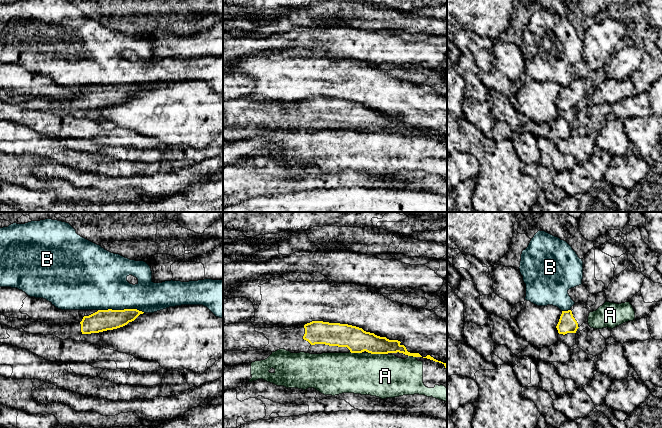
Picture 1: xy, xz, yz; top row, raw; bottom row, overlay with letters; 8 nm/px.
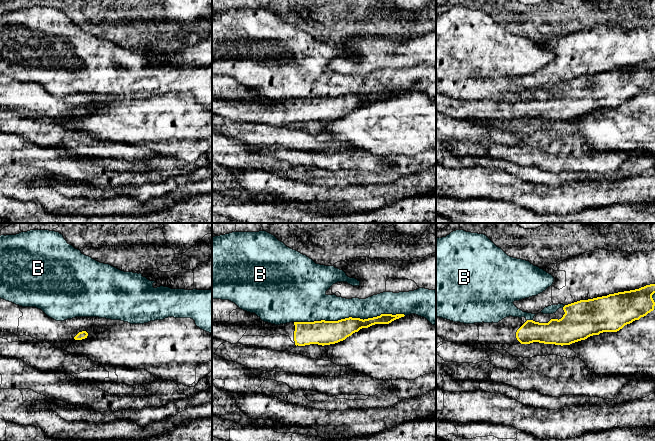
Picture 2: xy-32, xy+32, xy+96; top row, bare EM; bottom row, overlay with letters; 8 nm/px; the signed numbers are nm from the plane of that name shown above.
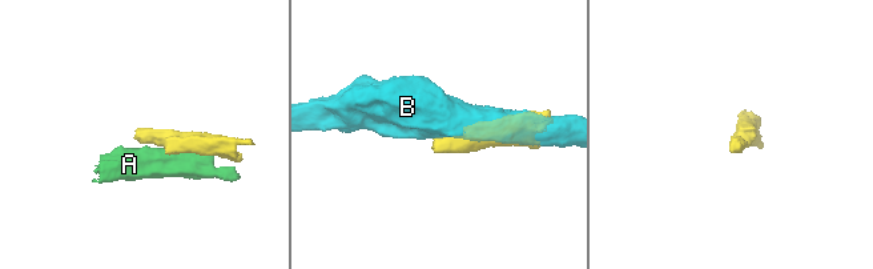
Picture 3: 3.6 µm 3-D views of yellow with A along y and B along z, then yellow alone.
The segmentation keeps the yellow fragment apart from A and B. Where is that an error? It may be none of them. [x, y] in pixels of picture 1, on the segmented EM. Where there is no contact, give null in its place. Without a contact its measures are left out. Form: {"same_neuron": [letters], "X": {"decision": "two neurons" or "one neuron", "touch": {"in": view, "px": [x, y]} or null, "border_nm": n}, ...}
{"same_neuron": [], "A": {"decision": "two neurons", "touch": {"in": "xz", "px": [377, 353]}, "border_nm": 140}, "B": {"decision": "two neurons", "touch": {"in": "xy", "px": [121, 310]}, "border_nm": 380}}

